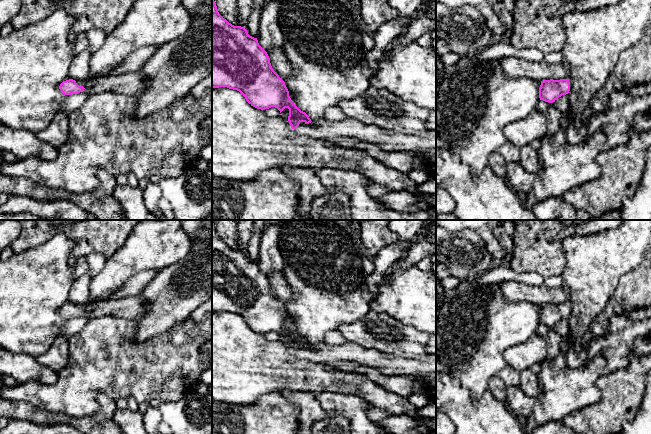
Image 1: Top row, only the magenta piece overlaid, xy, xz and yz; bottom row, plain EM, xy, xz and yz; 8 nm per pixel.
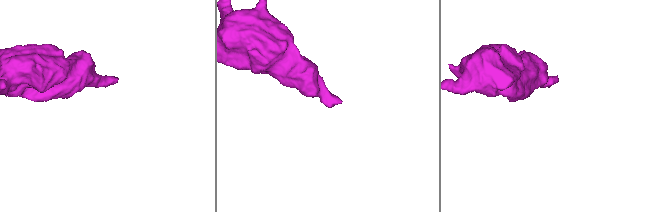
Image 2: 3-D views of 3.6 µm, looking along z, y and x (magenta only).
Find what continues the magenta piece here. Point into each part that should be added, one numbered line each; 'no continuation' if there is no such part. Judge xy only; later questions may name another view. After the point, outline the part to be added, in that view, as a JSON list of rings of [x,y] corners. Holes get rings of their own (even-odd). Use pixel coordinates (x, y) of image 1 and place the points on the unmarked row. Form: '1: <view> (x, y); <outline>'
1: xy (131, 308); [[[129,296],[118,300],[102,298],[86,304],[75,304],[79,310],[83,310],[84,316],[96,318],[113,316],[136,322],[144,316],[144,300],[139,296]]]

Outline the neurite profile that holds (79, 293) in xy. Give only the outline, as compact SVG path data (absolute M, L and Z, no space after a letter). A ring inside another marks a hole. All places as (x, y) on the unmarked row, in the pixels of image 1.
M83 275L76 279L69 290L68 301L73 304L86 304L92 302L90 293L91 278Z

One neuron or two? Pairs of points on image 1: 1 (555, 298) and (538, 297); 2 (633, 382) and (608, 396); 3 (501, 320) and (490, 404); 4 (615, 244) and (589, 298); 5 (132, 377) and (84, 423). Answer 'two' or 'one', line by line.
1: one
2: one
3: two
4: one
5: two

